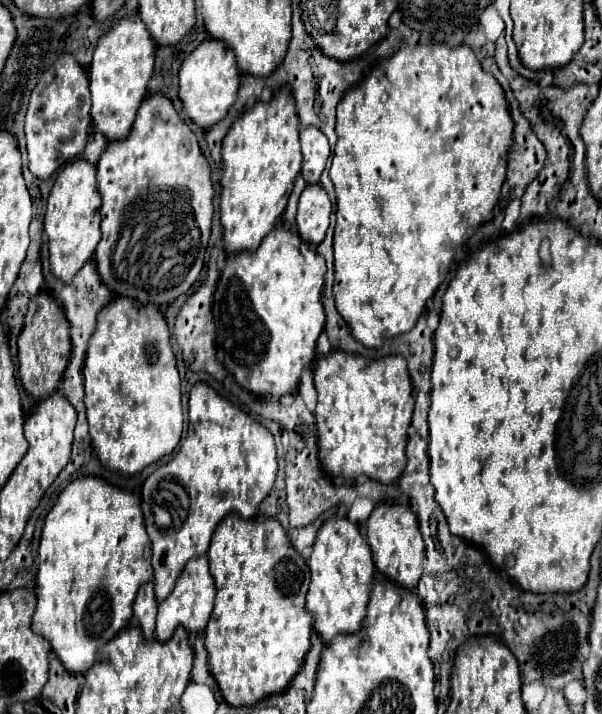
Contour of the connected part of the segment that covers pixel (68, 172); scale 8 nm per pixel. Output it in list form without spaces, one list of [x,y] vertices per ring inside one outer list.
[[[86,159],[68,163],[56,177],[48,197],[48,209],[44,215],[44,231],[48,235],[50,269],[64,283],[72,281],[72,275],[90,261],[100,241],[100,191],[96,187],[96,167]]]

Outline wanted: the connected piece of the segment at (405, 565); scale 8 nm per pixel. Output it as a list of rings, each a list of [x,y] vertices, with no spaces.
[[[378,503],[366,521],[366,541],[372,549],[376,569],[404,589],[414,589],[424,573],[424,541],[416,513],[408,505]]]

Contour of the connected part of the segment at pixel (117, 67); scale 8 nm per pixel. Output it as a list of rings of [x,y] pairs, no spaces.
[[[138,15],[118,19],[98,39],[94,59],[88,69],[92,91],[92,119],[96,129],[102,131],[108,141],[122,139],[130,131],[136,111],[146,97],[146,85],[154,69],[154,51],[156,43]]]

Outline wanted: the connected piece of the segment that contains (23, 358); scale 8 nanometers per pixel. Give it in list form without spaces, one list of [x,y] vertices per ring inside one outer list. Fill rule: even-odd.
[[[40,291],[36,297],[30,299],[28,303],[28,313],[26,313],[26,325],[24,331],[18,339],[18,357],[20,357],[20,381],[24,389],[34,397],[34,399],[46,399],[56,391],[62,373],[68,365],[70,359],[70,323],[58,305],[58,301],[52,297],[48,291]]]

